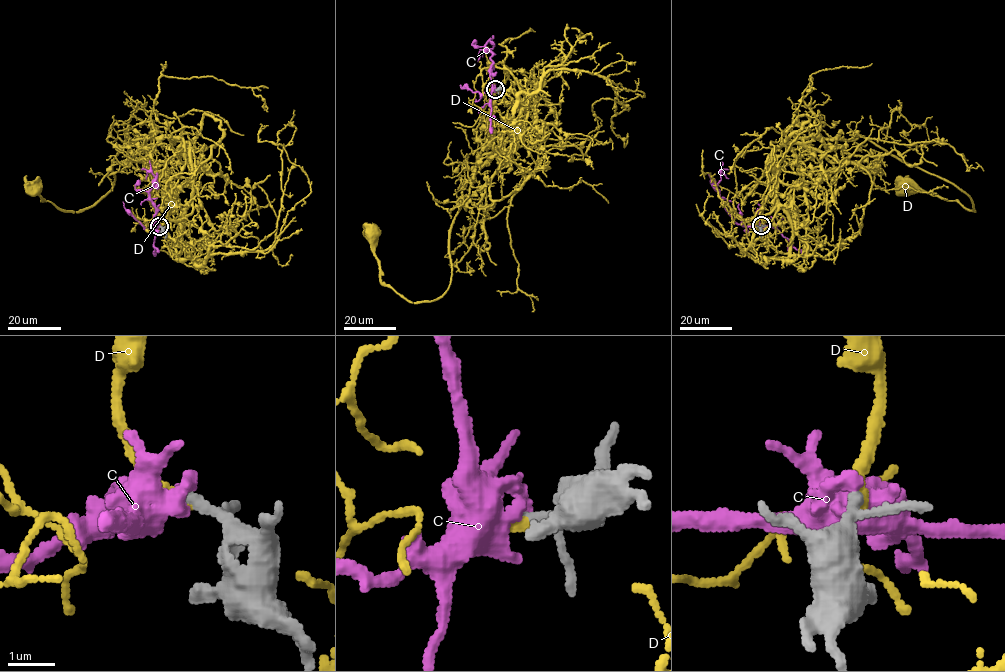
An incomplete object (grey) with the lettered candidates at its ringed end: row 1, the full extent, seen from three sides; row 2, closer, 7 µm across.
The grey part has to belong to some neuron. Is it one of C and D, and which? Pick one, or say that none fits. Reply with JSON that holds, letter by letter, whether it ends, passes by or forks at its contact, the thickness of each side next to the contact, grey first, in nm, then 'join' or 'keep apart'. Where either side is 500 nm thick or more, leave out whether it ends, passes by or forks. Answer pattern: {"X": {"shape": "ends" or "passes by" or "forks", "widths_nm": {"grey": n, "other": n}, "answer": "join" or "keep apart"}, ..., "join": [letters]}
{"C": {"shape": "ends", "widths_nm": {"grey": 190, "other": 300}, "answer": "keep apart"}, "D": {"shape": "ends", "widths_nm": {"grey": 200, "other": 260}, "answer": "join"}, "join": ["D"]}

